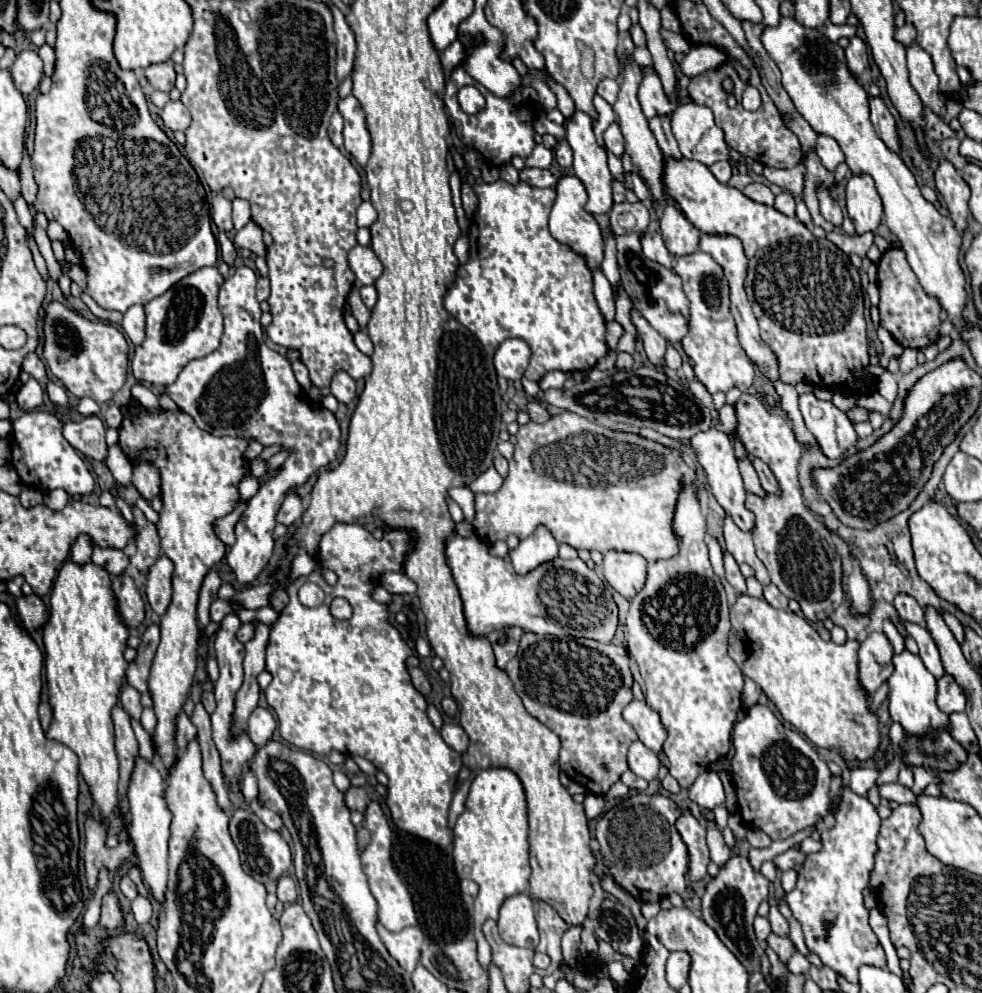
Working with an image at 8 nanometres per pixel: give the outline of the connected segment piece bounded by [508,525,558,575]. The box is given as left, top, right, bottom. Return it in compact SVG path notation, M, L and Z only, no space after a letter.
M540 525L530 537L520 541L518 547L512 549L508 555L512 559L516 573L524 575L538 567L540 563L552 561L558 555L558 543L552 537L552 533L548 533L548 529Z

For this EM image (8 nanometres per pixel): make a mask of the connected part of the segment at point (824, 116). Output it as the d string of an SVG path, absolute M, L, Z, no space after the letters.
M782 17L778 27L764 29L762 45L780 67L782 87L794 101L798 113L812 125L816 133L830 135L838 141L842 153L846 155L846 165L854 173L868 173L874 179L884 203L886 225L898 237L902 249L906 251L908 263L918 275L920 285L928 295L940 299L942 307L948 311L950 321L960 329L960 311L966 301L964 273L958 265L962 235L952 225L950 217L940 215L936 207L922 197L910 169L876 135L868 113L868 91L848 69L844 49L838 43L826 39L824 31L808 29L798 21L786 17Z

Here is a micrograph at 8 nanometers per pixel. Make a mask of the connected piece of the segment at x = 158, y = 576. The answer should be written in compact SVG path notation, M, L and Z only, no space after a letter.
M158 557L148 571L146 579L146 597L154 613L164 615L172 601L172 561L168 557Z

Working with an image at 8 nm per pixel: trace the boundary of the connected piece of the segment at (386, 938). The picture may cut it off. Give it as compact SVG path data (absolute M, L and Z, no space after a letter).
M376 923L378 935L382 939L382 943L386 945L388 953L408 971L412 973L418 959L420 959L420 947L424 941L424 933L420 927L406 927L398 933L392 933L388 929L384 929L384 925Z

